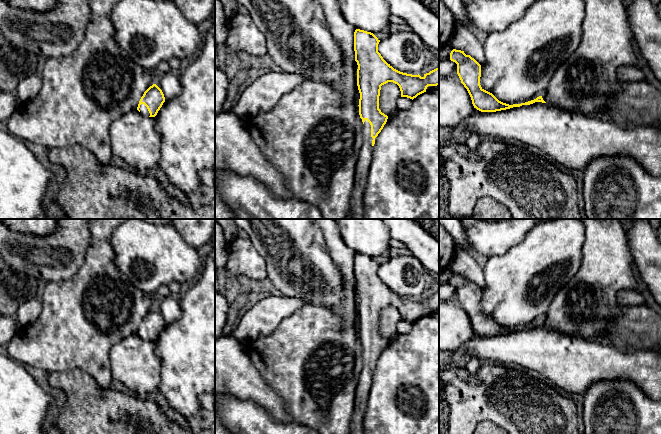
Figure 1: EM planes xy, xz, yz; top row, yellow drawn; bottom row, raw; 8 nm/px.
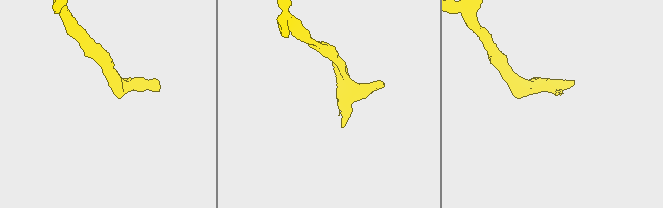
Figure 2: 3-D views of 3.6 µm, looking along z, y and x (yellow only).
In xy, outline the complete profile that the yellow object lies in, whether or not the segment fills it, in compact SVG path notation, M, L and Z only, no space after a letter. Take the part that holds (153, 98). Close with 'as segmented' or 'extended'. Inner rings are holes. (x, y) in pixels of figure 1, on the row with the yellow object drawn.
M153 84L144 92L137 110L142 115L155 117L164 102L165 97L162 90L156 84Z; extended

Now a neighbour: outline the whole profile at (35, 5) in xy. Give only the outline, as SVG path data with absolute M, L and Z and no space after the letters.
M6 0L12 7L35 12L52 10L57 0Z

